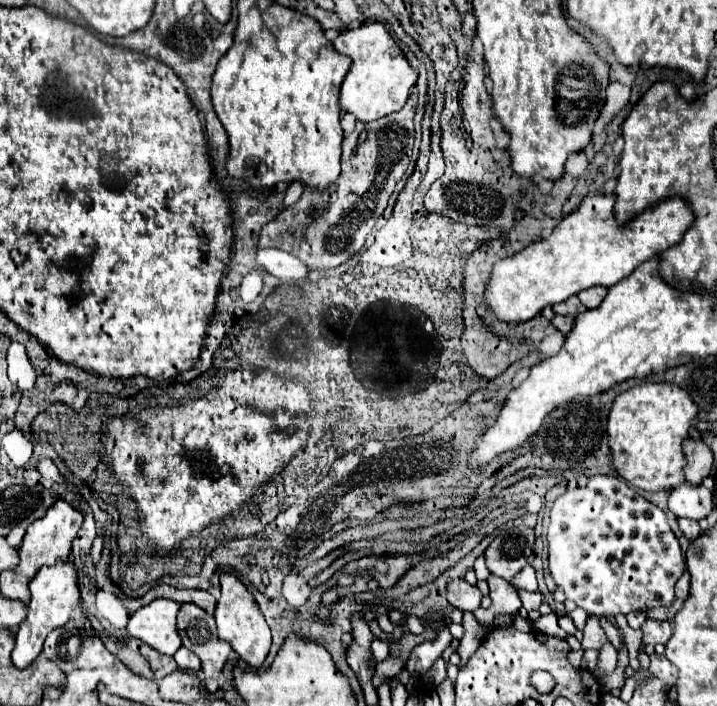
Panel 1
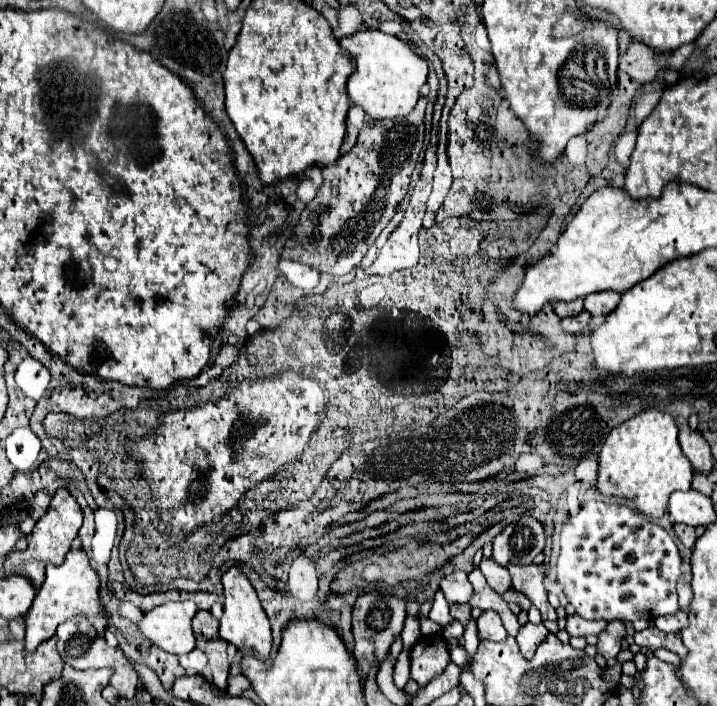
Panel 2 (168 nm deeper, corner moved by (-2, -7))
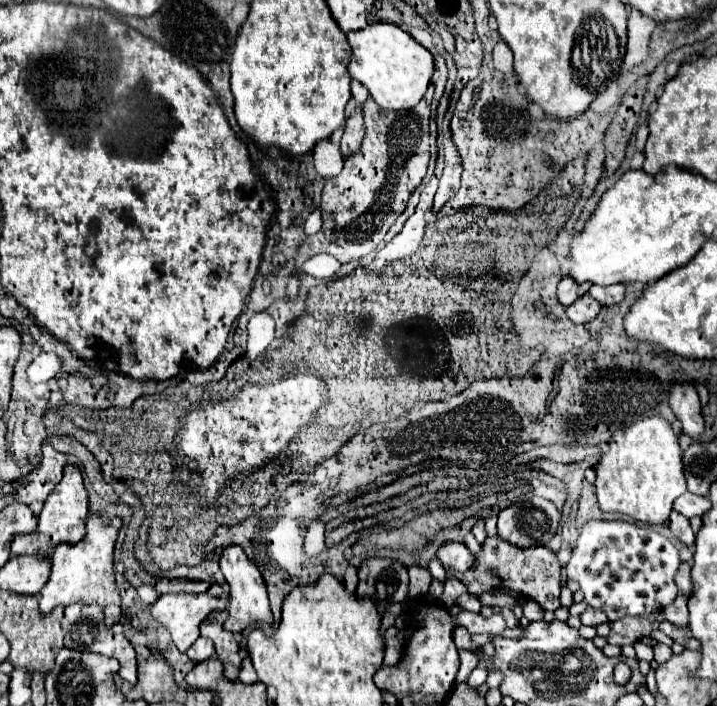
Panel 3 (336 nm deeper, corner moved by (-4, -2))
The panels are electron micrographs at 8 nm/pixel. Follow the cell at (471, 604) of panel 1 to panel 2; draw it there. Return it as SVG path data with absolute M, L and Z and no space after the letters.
M455 570L453 574L445 576L441 580L441 590L443 590L447 602L451 602L451 604L469 604L471 596L473 596L473 586L467 580L467 572L463 572L463 570Z

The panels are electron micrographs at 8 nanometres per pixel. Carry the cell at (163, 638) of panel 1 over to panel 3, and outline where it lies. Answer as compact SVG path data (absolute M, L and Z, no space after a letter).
M207 593L161 595L151 605L151 617L163 625L179 651L187 651L199 639L199 623L213 611L223 609L221 599Z

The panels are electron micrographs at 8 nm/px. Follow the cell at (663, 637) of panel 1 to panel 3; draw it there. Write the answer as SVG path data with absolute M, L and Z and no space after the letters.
M661 621L659 631L663 631L667 637L671 637L675 643L681 643L685 649L699 649L701 647L701 643L697 639L693 639L689 627L673 627L673 623Z

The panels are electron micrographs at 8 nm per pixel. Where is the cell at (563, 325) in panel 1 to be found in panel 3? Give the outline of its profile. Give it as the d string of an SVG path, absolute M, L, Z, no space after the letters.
M589 293L579 297L577 303L573 303L571 307L565 309L567 311L567 317L573 321L573 323L589 323L591 319L597 317L597 313L601 311L601 305L599 301L595 301Z

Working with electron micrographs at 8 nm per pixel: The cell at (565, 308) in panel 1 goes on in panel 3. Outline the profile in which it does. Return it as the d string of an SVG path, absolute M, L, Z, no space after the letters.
M563 277L563 279L559 281L557 297L559 297L559 303L561 303L563 307L573 305L573 303L579 299L579 285L575 285L575 281L573 281L571 277Z

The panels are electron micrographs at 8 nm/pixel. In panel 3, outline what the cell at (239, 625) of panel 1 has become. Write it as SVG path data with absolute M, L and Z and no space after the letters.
M231 545L223 551L221 559L221 573L225 575L231 591L229 591L229 619L225 621L223 629L231 631L231 633L243 633L249 631L251 627L259 627L259 629L267 629L273 625L273 613L269 607L269 599L267 599L267 589L265 589L265 581L259 573L259 569L249 561L249 557L245 555L245 551L237 545Z

